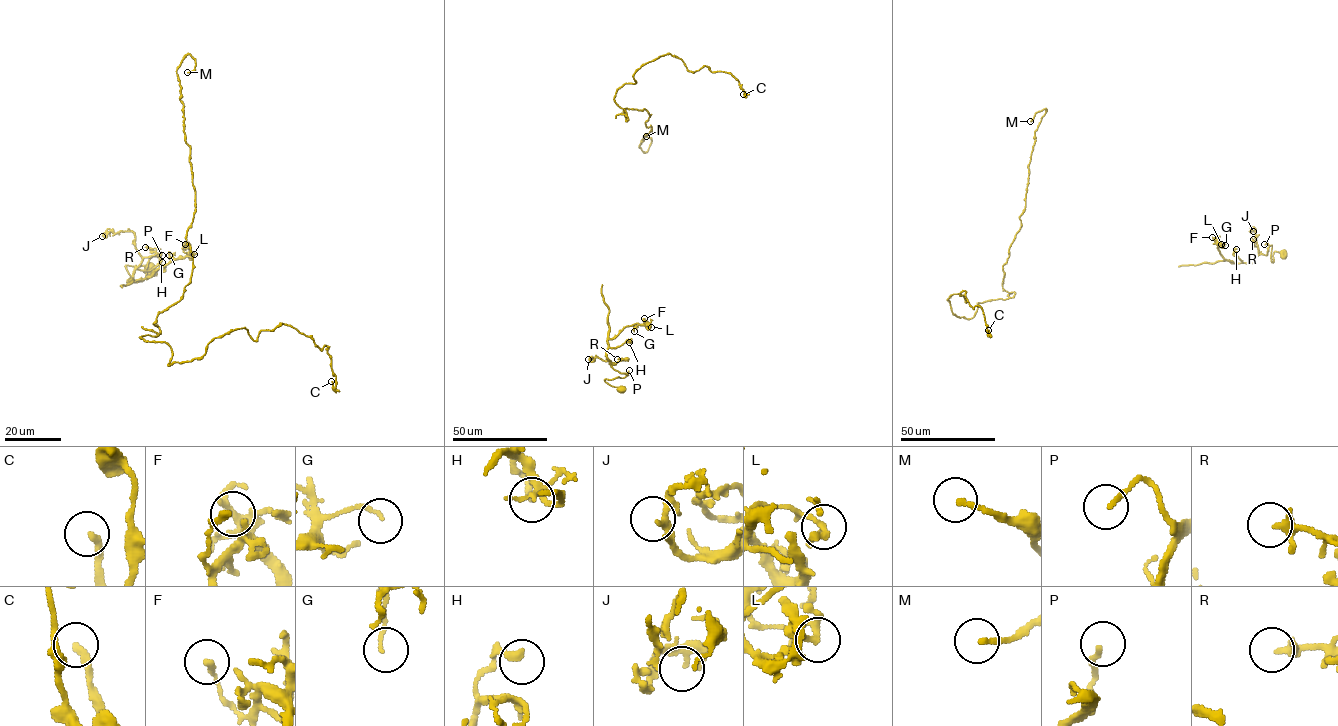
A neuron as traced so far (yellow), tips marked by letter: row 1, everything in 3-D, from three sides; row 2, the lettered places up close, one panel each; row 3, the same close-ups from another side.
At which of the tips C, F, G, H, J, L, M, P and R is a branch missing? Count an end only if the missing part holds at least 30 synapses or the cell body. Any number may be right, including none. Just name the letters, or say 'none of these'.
none of these

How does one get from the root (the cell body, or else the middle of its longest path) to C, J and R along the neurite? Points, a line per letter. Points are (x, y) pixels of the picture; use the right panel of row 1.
C: (1283, 255), (1015, 292), (970, 318), (948, 299), (965, 291), (988, 330)
J: (1283, 255), (1275, 251), (1273, 262), (1271, 245), (1267, 255), (1259, 253), (1255, 228), (1251, 228), (1253, 231)
R: (1283, 255), (1275, 251), (1273, 262), (1272, 246), (1267, 255), (1263, 255), (1253, 244), (1253, 239)

